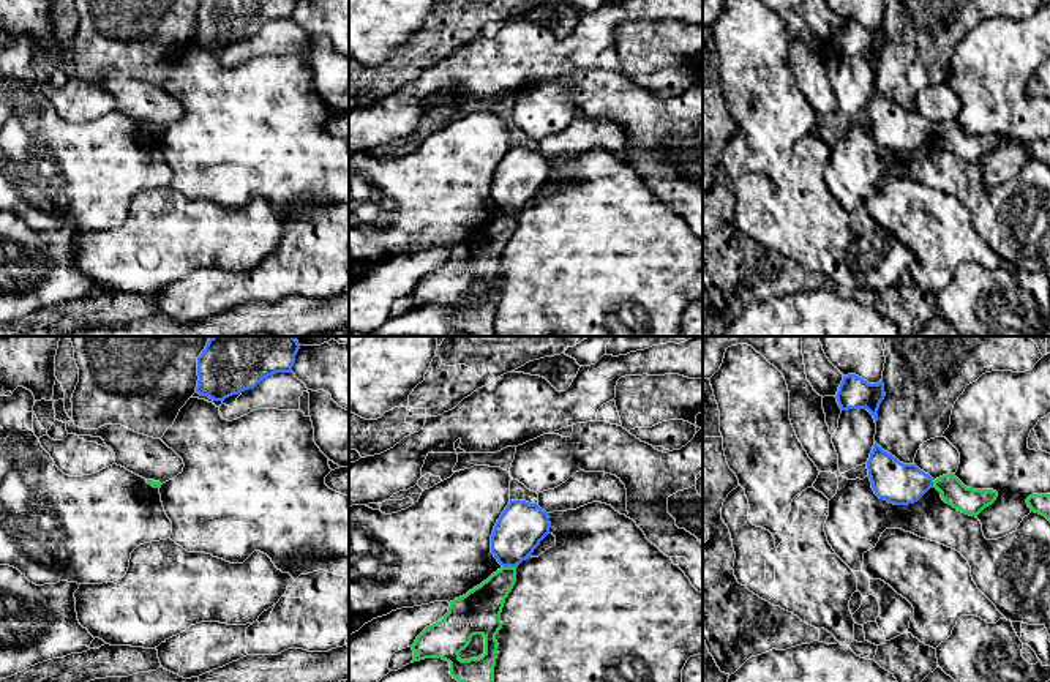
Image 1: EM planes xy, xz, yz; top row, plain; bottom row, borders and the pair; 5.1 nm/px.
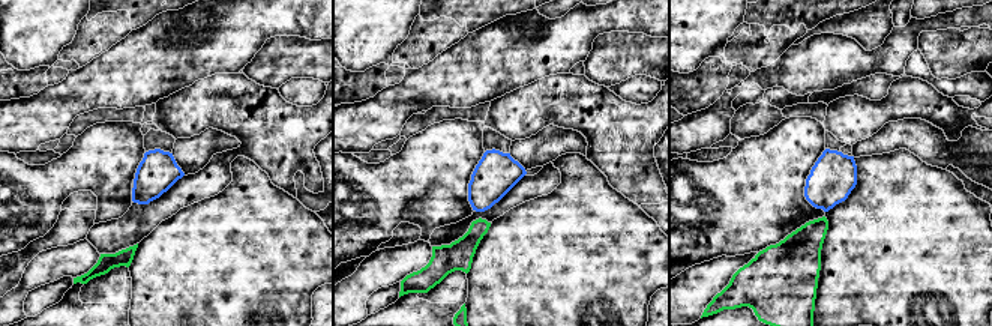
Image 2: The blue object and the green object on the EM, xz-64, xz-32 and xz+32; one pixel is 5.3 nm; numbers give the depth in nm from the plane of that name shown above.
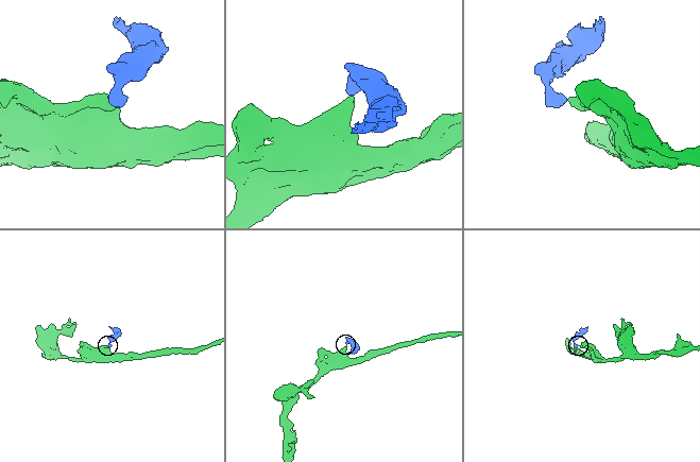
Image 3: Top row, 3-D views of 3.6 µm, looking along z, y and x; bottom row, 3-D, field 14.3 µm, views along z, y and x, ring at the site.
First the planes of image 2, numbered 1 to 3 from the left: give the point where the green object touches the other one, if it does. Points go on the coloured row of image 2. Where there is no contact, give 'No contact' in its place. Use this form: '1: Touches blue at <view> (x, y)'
1: No contact
2: No contact
3: No contact

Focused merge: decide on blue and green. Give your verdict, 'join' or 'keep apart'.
keep apart

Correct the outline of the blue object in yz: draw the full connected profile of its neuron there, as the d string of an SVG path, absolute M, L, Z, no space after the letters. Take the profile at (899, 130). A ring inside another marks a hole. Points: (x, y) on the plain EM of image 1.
M876 88L867 115L875 141L894 152L914 150L933 134L933 125L928 120L916 111L900 109Z

